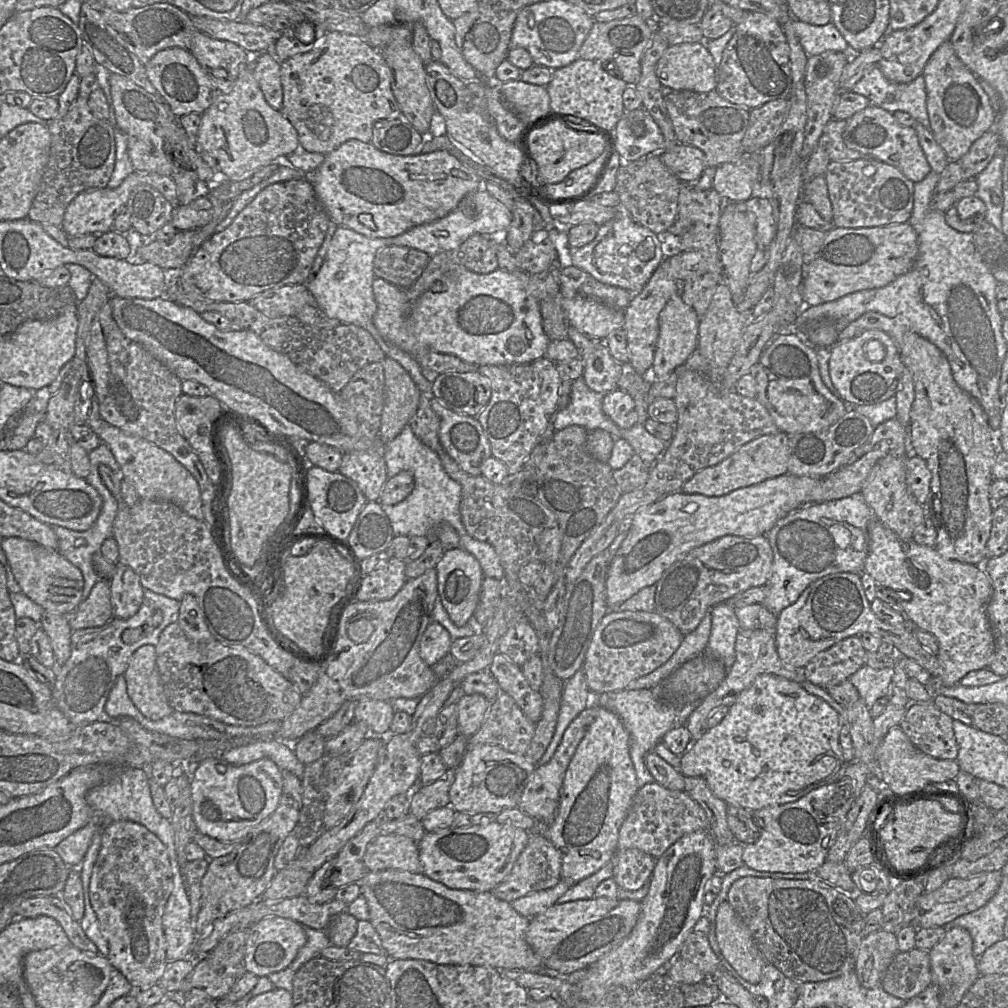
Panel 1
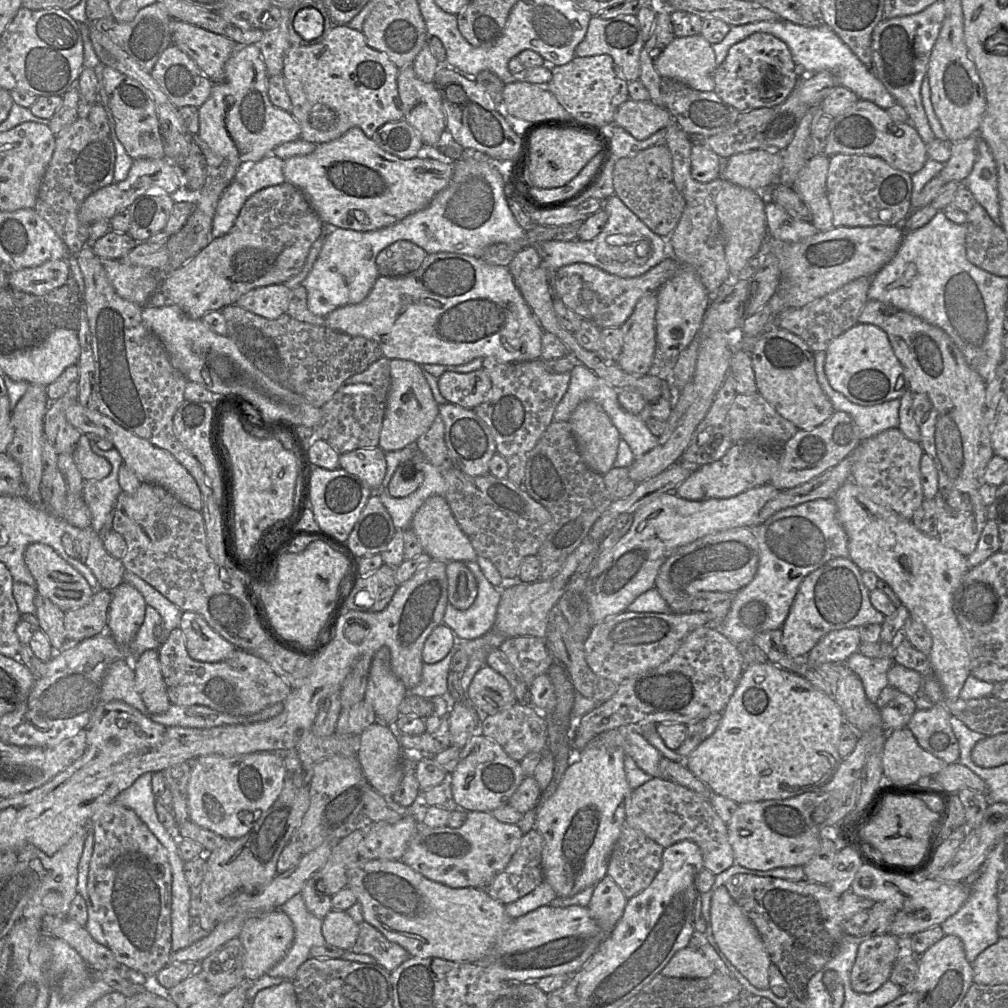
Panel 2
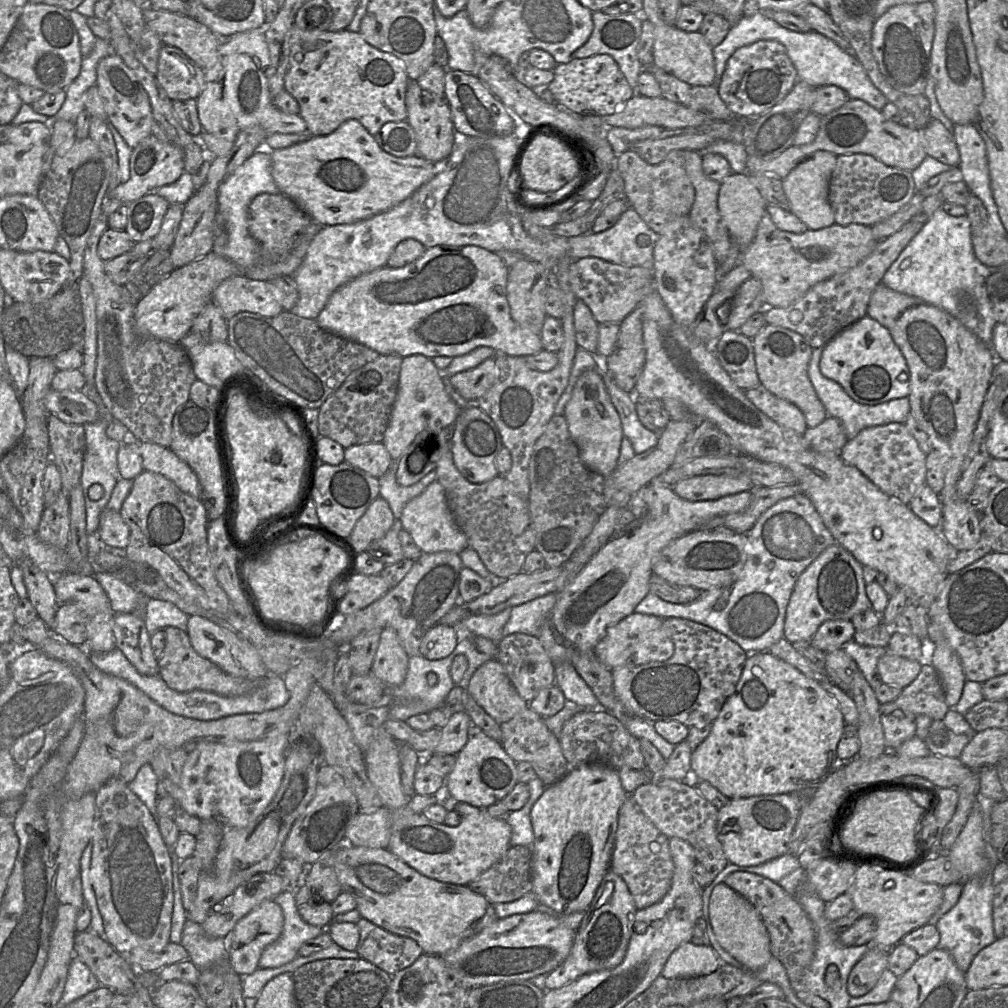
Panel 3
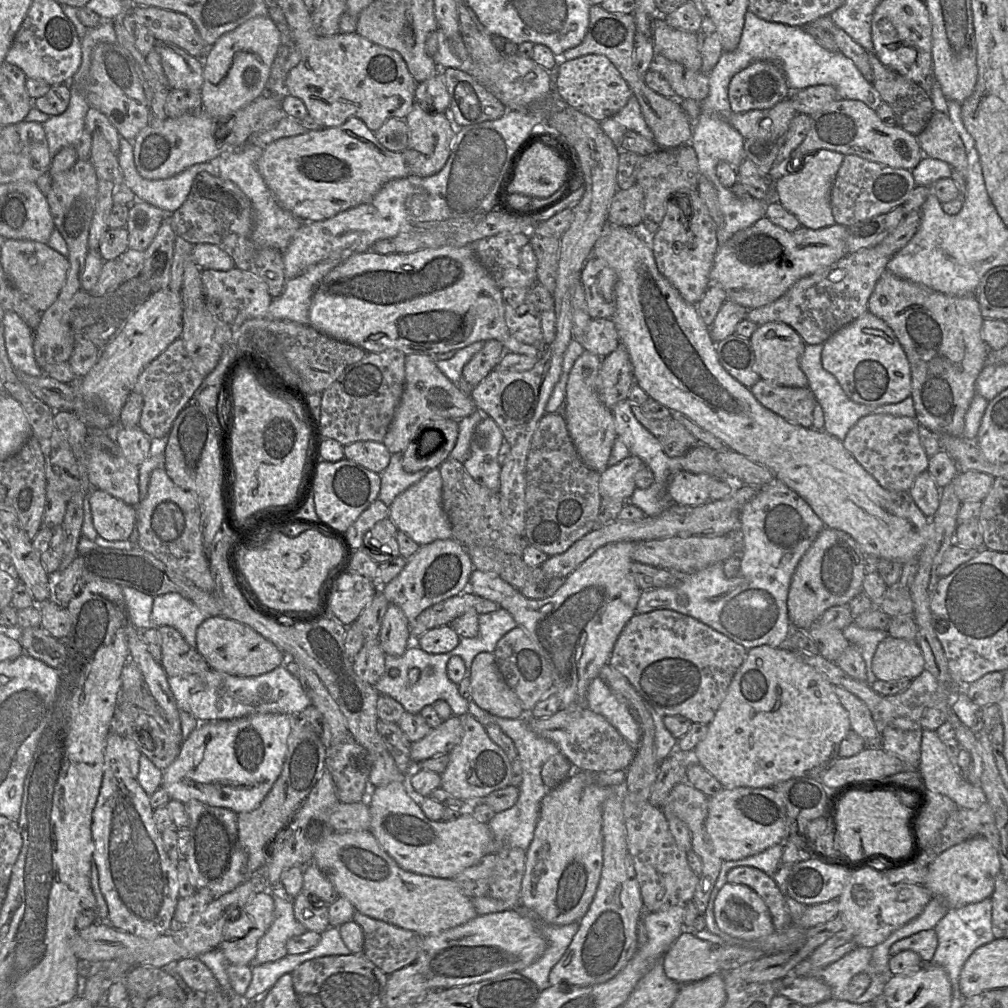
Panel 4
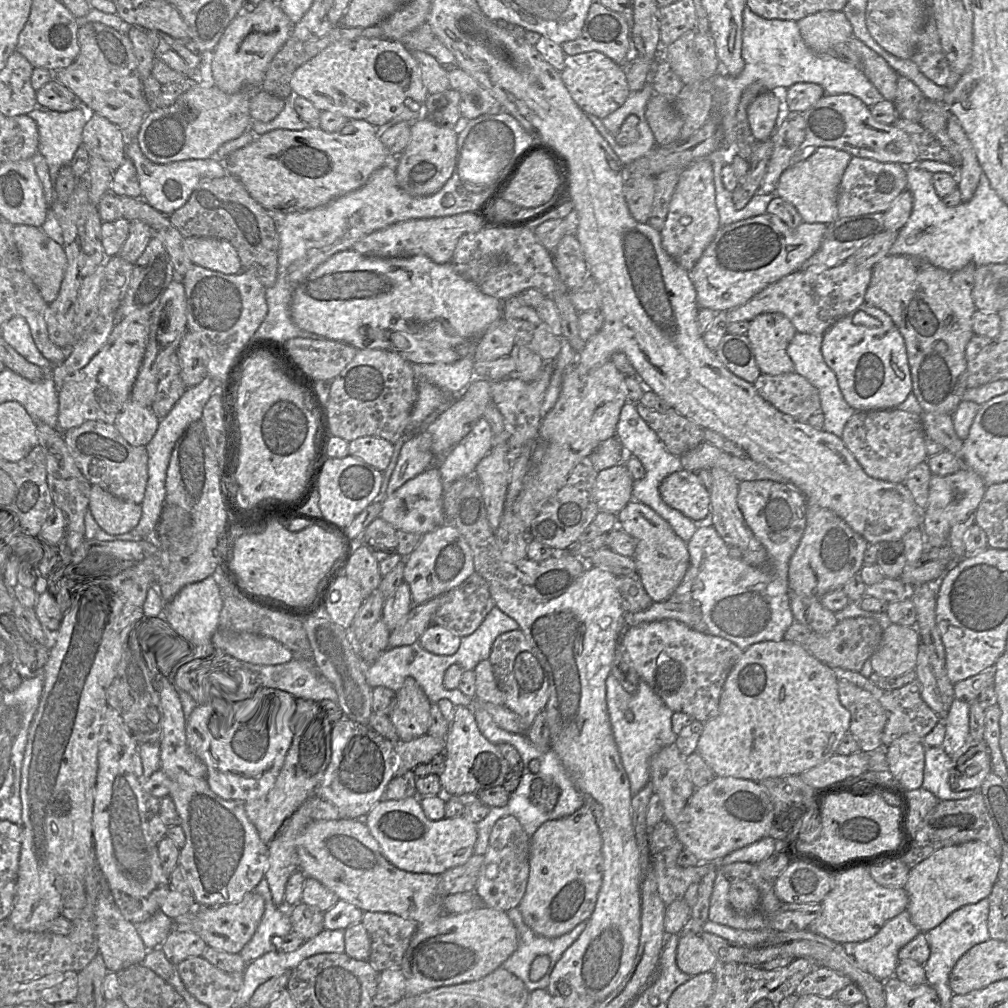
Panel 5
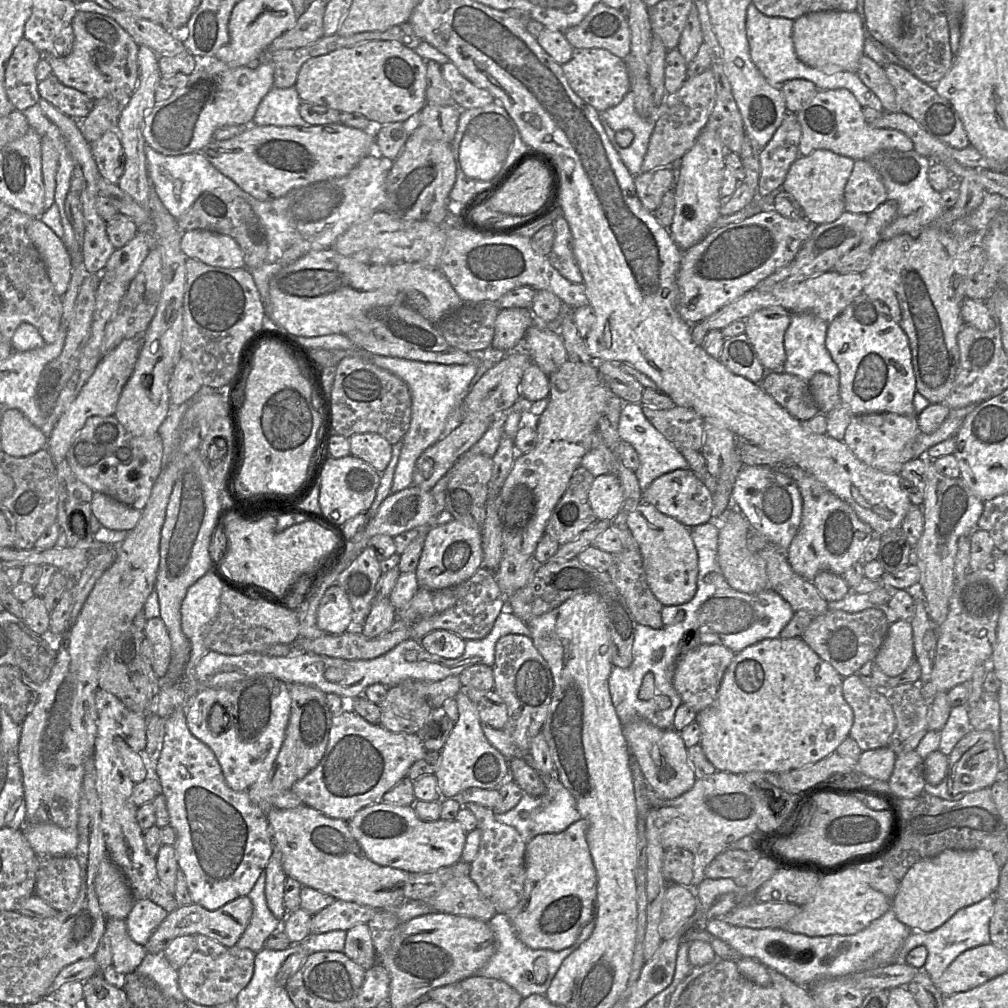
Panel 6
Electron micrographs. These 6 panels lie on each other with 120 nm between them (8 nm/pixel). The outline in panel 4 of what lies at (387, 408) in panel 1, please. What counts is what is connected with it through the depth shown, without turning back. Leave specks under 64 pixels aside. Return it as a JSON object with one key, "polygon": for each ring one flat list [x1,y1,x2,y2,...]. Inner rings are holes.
{"polygon":[[424,354,406,355,404,391,382,443,391,454,403,453,418,428,426,421,461,420,476,410,471,396,464,394,439,370,433,357]]}

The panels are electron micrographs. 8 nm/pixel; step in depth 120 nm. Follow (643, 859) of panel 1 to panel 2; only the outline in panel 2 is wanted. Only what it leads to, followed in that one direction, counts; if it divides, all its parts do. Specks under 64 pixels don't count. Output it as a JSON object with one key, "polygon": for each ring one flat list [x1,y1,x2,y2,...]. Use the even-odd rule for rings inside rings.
{"polygon":[[624,821,608,859,606,875,612,878,629,900,651,884,661,868,663,851,664,848,661,845,647,837,642,831,630,827]]}

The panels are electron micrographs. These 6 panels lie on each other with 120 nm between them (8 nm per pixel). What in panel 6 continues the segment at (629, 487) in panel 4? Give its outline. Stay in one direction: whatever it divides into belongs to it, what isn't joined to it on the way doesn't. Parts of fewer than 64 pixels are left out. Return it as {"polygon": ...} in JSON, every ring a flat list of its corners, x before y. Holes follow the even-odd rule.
{"polygon":[[608,473,594,477,588,500,597,520,611,522,622,509,624,500,618,476]]}

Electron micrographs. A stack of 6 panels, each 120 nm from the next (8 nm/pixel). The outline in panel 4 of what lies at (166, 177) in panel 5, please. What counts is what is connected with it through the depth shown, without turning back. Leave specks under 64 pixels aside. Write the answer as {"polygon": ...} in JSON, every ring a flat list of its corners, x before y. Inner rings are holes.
{"polygon":[[120,136,120,149,118,153,118,161,122,171,124,182,136,195,137,201,148,202,160,208,166,213,166,215,172,214,173,212,178,210,180,206,184,203,191,190,195,177,200,172,207,172,212,176,218,176,218,169,212,163,204,162,190,166,184,171,167,179,145,179,139,174,135,166,133,142,134,141,128,141,124,137]]}

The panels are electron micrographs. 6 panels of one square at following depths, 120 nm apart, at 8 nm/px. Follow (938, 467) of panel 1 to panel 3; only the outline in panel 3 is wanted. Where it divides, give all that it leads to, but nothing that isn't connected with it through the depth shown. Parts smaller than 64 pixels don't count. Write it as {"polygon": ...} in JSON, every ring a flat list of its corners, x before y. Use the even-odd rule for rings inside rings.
{"polygon":[[881,282,876,286,876,288,874,289,870,297,866,315,879,322,882,326,884,326,889,331,893,341,895,342,895,344,898,346,901,353,903,354,909,369,908,399,910,404,910,414,917,420,921,428,927,433,929,438,929,443,932,449,939,451,941,455,944,457,944,486,940,491,940,493,938,494,941,502,942,521,938,530,942,535,942,537,948,542,948,544,956,552,969,550,976,545,976,543,979,541,980,536,982,534,982,529,980,525,980,514,975,510,973,510,966,502,966,500,963,500,958,497,956,491,956,483,959,478,959,474,961,472,963,462,965,460,965,457,969,450,969,446,973,438,973,433,980,416,980,411,984,402,985,395,993,379,993,368,996,361,996,356,993,353,990,345,983,343,972,331,966,328,958,319,953,317,945,310,937,306,934,306,932,304,929,304,920,298,894,291,888,288,887,286,885,286,884,284,882,284]]}

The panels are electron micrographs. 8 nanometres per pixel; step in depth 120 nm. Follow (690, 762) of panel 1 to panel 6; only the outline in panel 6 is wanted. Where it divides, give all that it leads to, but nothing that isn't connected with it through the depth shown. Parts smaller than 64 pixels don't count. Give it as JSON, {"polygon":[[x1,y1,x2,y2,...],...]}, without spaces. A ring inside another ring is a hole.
{"polygon":[[778,637,762,640,746,647,735,655,730,666,724,673,715,703,697,714,696,721,701,729,701,740,699,744,707,759,714,765,717,771,731,772,734,774,744,774,752,771,782,773,814,764,836,751,837,747,849,736,852,728,854,714,852,708,843,697,842,683,843,677,831,664,821,659,802,638,783,639]]}

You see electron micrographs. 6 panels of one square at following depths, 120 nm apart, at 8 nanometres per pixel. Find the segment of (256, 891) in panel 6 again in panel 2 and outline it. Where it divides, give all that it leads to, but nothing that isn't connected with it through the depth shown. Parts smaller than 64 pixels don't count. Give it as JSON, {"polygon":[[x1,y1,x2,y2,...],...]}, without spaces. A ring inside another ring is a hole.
{"polygon":[[301,894,294,895,279,909,291,919,295,936,284,958,266,974,291,980,299,966,310,957,311,948,327,942,322,934,322,919,307,909]]}

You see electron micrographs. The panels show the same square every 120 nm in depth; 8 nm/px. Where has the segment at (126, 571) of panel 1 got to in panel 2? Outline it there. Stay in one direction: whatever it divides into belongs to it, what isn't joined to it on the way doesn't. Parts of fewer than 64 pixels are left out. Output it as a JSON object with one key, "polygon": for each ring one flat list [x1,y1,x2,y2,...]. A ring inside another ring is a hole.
{"polygon":[[122,582,111,593,106,631,118,644,128,646,144,621,146,602,127,582]]}

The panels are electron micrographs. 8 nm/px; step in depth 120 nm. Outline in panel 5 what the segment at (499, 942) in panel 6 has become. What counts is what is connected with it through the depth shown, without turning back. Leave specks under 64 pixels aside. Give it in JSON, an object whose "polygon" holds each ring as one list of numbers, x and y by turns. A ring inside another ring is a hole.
{"polygon":[[518,907,508,910,506,913,516,928,518,946,501,967,520,978,529,992,536,989,547,989,550,983,550,976,557,962,567,948,569,948,584,931,587,920,579,923,575,928,564,935,547,938,536,934,525,924],[541,955,546,955,550,958,550,966,546,974,539,981,532,981,530,977,532,962,536,957]]}

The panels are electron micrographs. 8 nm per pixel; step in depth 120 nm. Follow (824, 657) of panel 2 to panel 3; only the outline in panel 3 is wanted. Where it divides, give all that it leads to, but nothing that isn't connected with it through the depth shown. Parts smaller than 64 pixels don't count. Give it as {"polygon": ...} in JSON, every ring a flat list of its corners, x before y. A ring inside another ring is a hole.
{"polygon":[[828,620,822,623,810,642,823,652,831,652,853,640,855,632,851,620]]}

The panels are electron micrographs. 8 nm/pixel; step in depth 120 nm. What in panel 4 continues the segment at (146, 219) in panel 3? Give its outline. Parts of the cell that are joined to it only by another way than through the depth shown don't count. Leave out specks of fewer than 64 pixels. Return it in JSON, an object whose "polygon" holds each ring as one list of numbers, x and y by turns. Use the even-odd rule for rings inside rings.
{"polygon":[[137,201,130,208,126,229,129,233,129,249,145,252,153,242,166,213,160,208]]}

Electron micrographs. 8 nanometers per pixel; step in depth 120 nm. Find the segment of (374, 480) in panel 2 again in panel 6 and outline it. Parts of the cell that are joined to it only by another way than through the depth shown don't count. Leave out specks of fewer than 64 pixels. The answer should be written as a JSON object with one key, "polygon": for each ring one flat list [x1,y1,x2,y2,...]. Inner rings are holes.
{"polygon":[[377,433,354,434,349,438,350,455,360,458,382,473,392,456,392,445]]}

